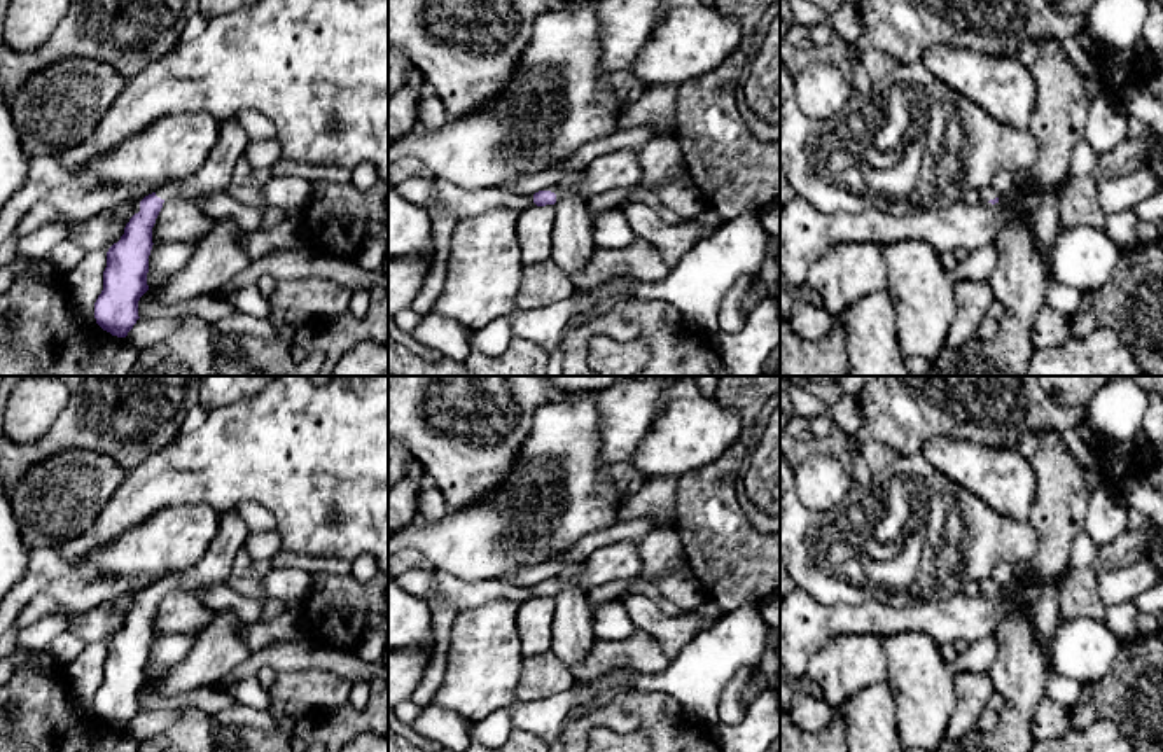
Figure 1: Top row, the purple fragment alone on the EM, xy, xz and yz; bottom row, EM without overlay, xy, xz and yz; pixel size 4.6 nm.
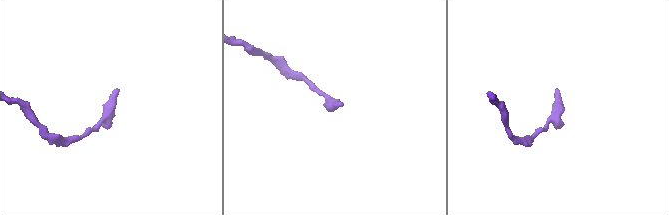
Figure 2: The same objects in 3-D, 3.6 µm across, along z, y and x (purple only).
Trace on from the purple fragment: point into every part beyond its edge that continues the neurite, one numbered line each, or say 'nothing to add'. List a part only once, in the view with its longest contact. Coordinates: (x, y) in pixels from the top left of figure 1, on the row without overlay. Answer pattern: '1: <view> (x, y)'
1: xy (215, 567)

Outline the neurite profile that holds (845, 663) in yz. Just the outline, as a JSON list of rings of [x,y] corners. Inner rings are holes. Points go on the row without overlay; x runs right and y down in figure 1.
[[[867,633],[836,635],[810,659],[813,679],[832,712],[862,687],[888,679],[883,638]]]

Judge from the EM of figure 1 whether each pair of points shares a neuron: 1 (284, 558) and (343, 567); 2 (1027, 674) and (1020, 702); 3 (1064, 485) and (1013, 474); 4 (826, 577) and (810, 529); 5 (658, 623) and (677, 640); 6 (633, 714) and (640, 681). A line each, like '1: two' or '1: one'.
1: one
2: one
3: two
4: one
5: one
6: two

